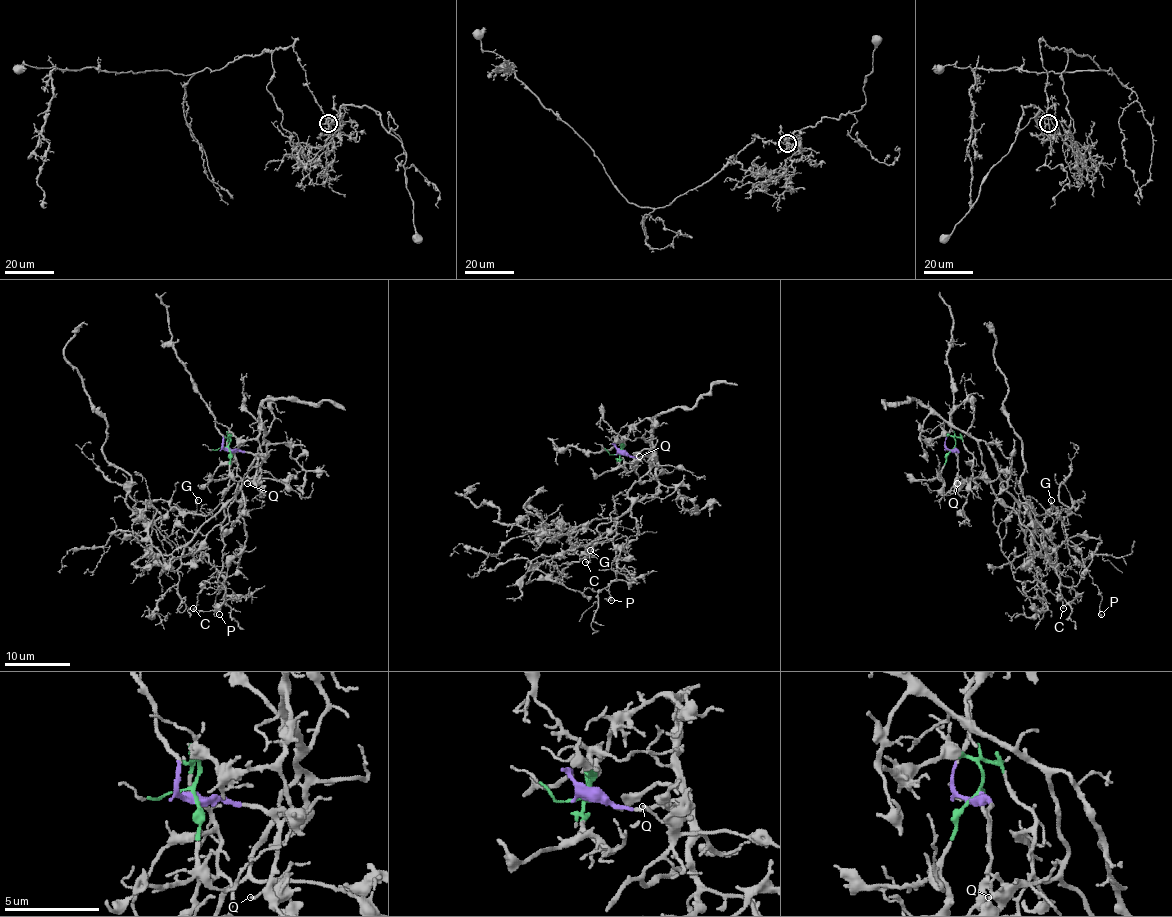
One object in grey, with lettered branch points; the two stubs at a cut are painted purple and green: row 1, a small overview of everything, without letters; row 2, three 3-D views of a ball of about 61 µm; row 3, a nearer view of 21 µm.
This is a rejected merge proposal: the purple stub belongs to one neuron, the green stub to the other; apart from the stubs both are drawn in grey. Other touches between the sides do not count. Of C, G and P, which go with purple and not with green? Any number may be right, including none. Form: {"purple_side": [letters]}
{"purple_side": []}

